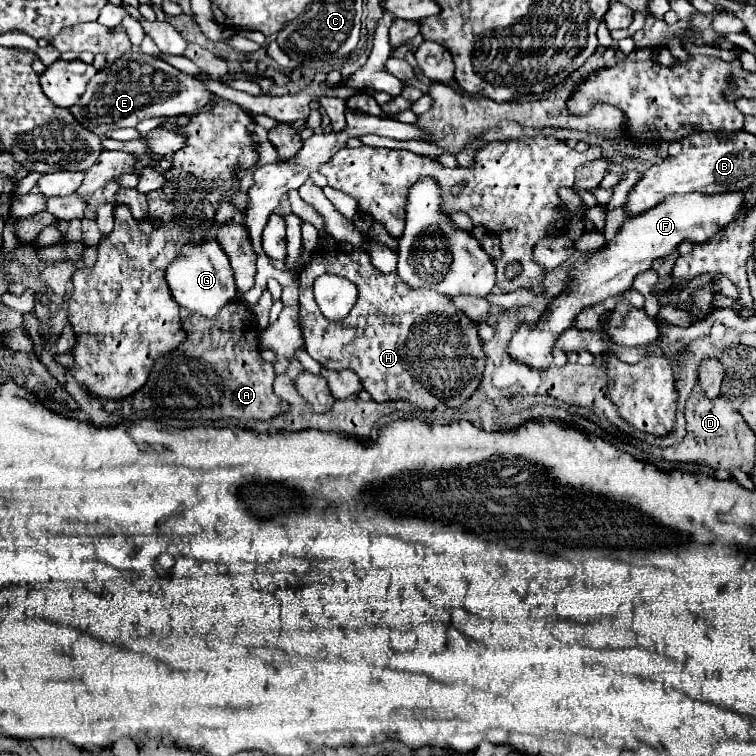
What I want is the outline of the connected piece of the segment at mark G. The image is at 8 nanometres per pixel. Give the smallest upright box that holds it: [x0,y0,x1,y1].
[166,238,238,316]

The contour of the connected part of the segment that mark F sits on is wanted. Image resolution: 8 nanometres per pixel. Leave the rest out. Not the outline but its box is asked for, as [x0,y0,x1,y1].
[508,192,746,370]

